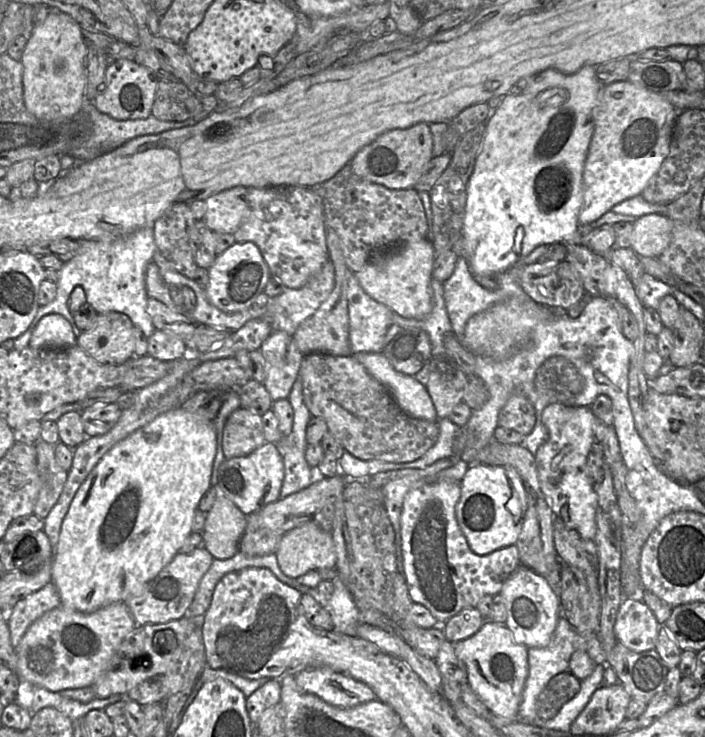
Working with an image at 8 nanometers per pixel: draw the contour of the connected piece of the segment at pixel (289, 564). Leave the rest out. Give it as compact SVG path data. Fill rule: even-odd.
M310 519L282 536L276 558L282 573L293 579L311 570L335 569L337 555L332 533L322 530Z

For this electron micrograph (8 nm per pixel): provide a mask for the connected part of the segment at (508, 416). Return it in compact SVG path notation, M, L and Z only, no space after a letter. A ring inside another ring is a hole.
M523 395L510 396L499 412L498 426L516 430L524 436L532 432L535 424L535 406Z

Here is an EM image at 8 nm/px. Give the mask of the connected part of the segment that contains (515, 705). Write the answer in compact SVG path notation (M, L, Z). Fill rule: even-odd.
M487 620L477 633L453 643L455 655L467 670L467 682L493 716L518 721L518 710L528 676L528 648L516 642L505 623Z

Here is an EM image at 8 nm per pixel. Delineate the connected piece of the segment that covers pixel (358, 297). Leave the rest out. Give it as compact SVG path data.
M351 270L347 285L347 302L351 353L383 352L384 338L392 324L394 312L371 298L362 289Z

